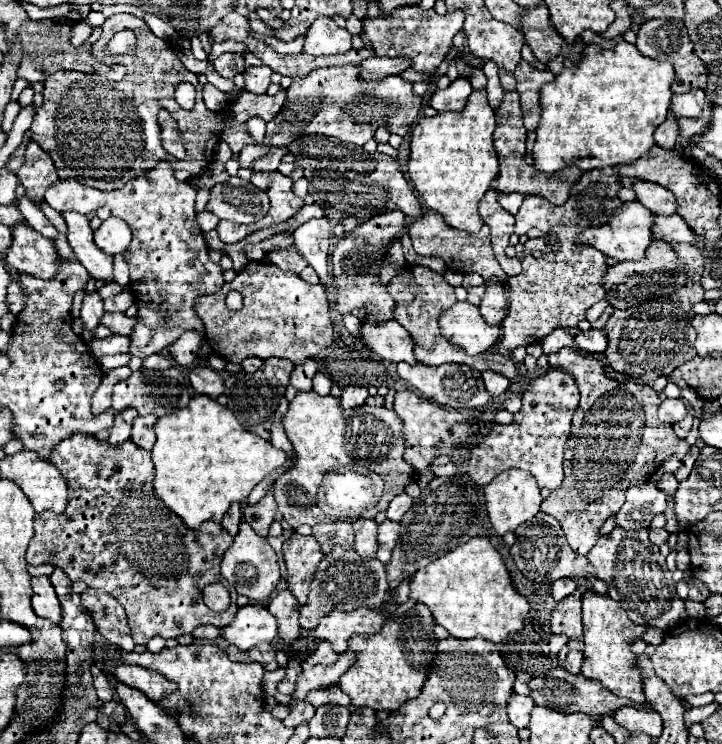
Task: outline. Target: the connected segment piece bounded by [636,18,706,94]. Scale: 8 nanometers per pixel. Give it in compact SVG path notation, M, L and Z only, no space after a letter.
M652 18L652 20L646 20L638 30L636 48L640 50L640 54L644 54L648 58L666 60L674 66L674 70L676 70L676 78L672 82L672 92L674 94L684 94L688 90L696 90L696 88L704 90L706 88L706 66L696 56L694 44L692 44L692 40L688 36L688 30L686 30L682 20L678 20L678 18Z

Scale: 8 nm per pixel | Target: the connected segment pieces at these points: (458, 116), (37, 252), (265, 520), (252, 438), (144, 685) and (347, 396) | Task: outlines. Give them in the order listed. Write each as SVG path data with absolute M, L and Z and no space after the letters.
M486 88L474 90L460 112L438 112L434 118L420 118L412 128L412 140L410 140L410 164L408 174L412 180L414 190L422 196L424 204L430 210L436 210L444 216L446 224L476 234L484 222L478 214L478 202L486 194L490 182L498 176L498 156L494 150L494 110L488 104L488 92Z
M18 224L12 230L14 242L4 254L4 262L18 272L50 280L60 270L62 258L54 246L54 240L44 238L28 224Z
M268 490L266 496L258 502L258 506L248 506L244 510L244 520L254 528L256 534L268 536L268 528L274 520L274 514L276 514L276 500L272 490Z
M194 396L186 408L158 418L154 432L156 444L152 448L152 462L156 468L156 494L174 514L178 514L188 524L188 528L198 528L206 520L220 522L234 502L244 502L260 480L264 480L276 468L284 466L288 460L284 450L274 448L268 440L244 430L226 406L220 406L214 398L208 396Z
M120 664L114 670L114 678L118 682L130 686L130 688L136 688L136 690L144 692L152 702L158 702L162 696L176 690L176 684L168 682L166 676L160 676L158 672L152 672L152 670L142 668L142 666Z
M346 386L346 388L342 388L340 402L342 402L342 408L356 408L356 406L364 404L366 398L368 398L368 388L364 388L364 386Z

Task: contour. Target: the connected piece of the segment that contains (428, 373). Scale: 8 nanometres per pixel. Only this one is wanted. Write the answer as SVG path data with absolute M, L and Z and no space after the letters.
M400 362L398 364L398 374L402 380L406 380L410 386L414 386L416 390L420 390L426 398L432 398L434 402L442 404L442 406L450 406L456 410L462 408L478 408L484 406L490 400L490 394L486 392L480 372L472 370L470 366L464 364L444 364L444 366L410 366Z

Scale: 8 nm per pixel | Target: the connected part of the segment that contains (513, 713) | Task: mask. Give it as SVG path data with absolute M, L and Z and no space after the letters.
M514 694L508 702L508 718L516 728L526 728L528 726L528 716L534 708L534 700L528 696L518 696Z

